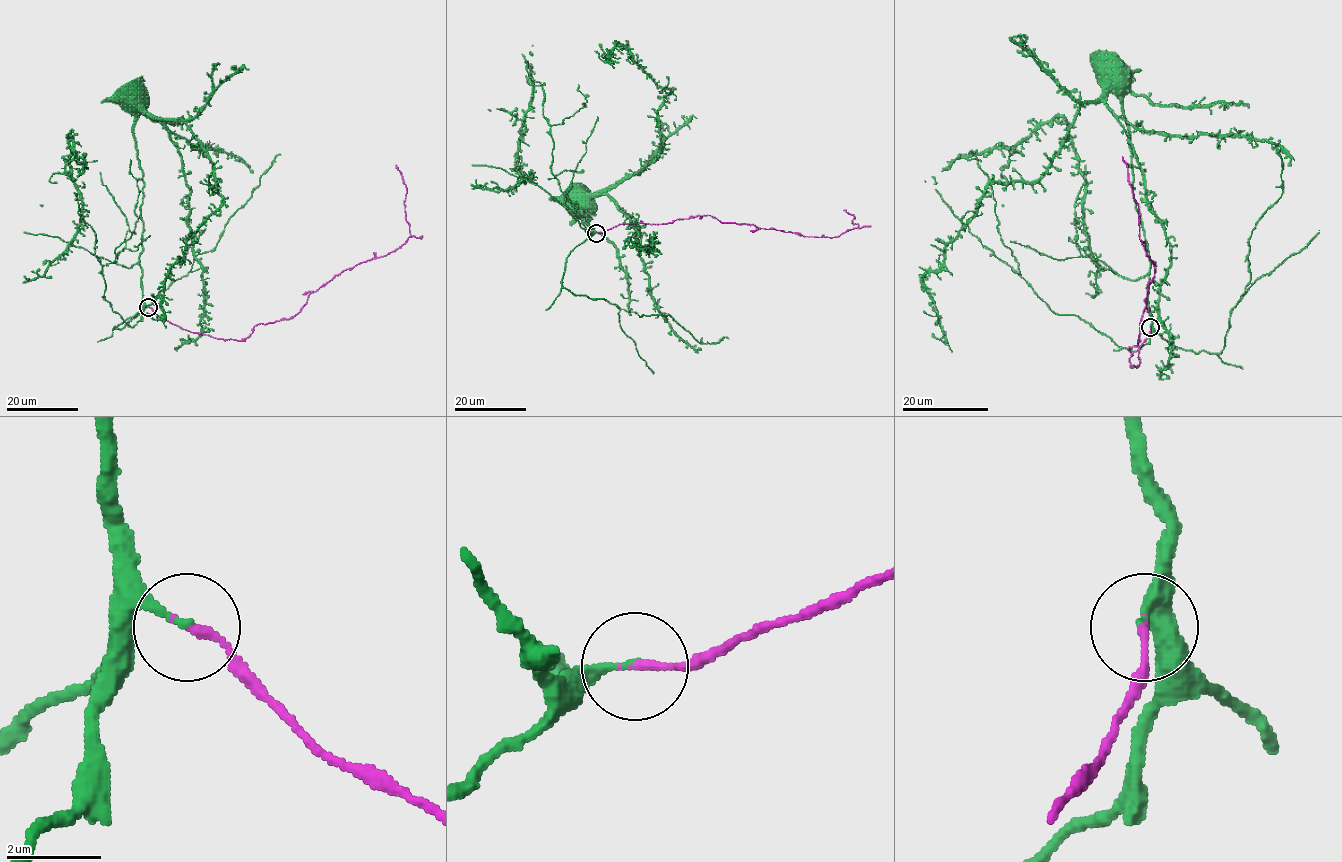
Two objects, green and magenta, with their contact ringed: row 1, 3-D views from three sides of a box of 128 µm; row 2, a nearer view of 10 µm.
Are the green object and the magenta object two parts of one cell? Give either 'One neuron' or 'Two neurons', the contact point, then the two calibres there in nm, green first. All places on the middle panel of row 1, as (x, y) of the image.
One neuron. Place: (596, 233). Thickness 160 nm (green) against 180 nm

